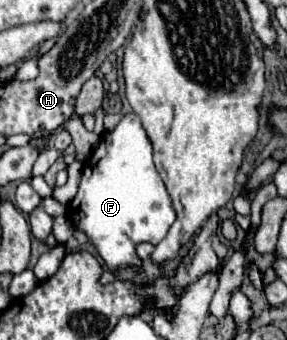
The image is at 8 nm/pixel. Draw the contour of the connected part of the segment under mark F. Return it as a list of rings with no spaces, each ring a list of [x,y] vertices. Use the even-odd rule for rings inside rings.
[[[135,112],[123,116],[123,120],[115,126],[113,132],[103,134],[95,152],[83,162],[79,190],[67,206],[67,216],[75,228],[79,228],[87,234],[89,242],[95,246],[95,250],[99,252],[99,256],[103,258],[107,268],[113,272],[129,266],[141,267],[142,262],[139,261],[139,256],[135,252],[135,246],[141,242],[159,244],[165,238],[169,226],[175,220],[175,212],[169,204],[169,194],[165,192],[165,184],[155,170],[151,144],[147,140],[141,120]]]

